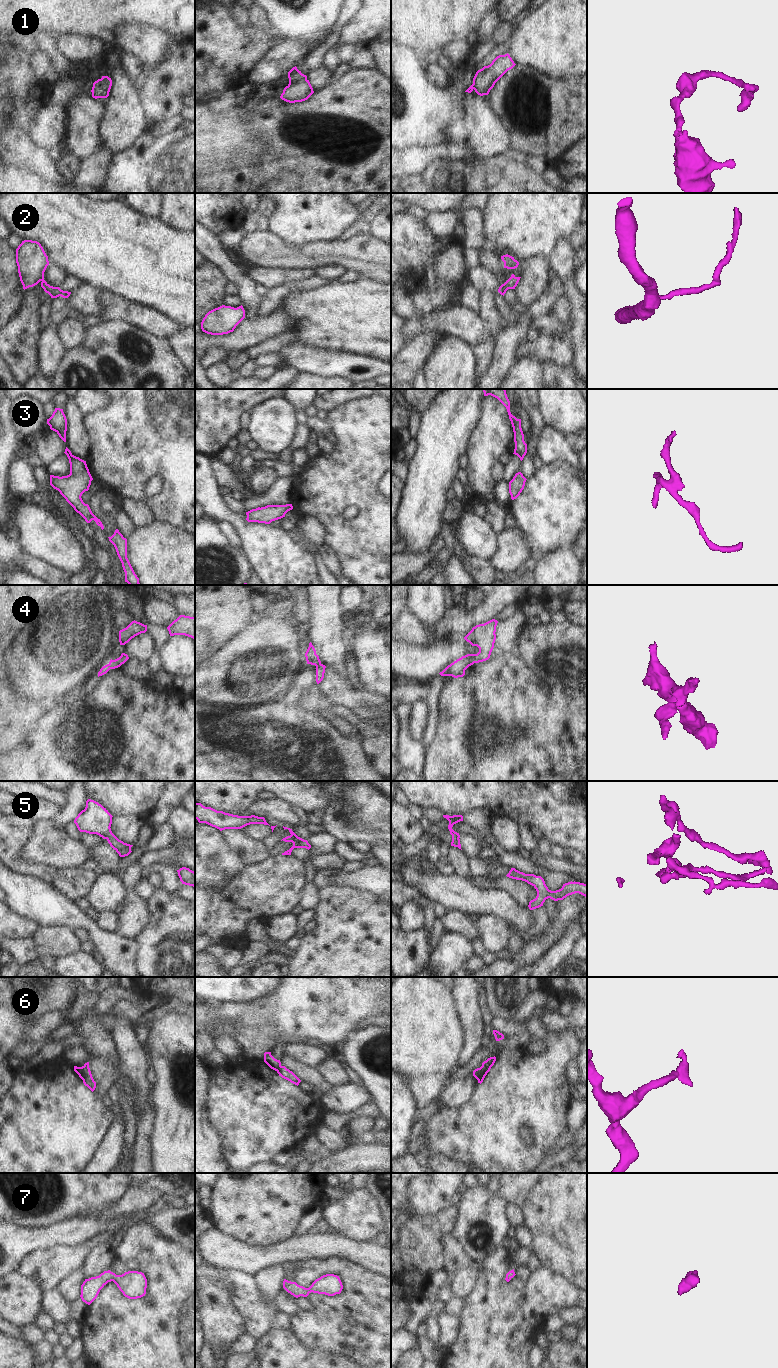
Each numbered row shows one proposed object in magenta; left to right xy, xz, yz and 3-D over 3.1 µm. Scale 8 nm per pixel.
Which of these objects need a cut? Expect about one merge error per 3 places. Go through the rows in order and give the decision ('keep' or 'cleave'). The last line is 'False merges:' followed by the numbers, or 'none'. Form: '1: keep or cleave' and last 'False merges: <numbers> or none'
1: keep
2: keep
3: keep
4: keep
5: keep
6: cleave
7: keep
False merges: 6

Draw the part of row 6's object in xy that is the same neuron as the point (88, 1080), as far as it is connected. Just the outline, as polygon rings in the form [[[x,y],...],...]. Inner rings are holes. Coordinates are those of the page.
[[[89,1062],[85,1063],[82,1066],[82,1070],[83,1070],[83,1083],[85,1086],[87,1086],[92,1092],[95,1090],[96,1088],[96,1082],[94,1081],[90,1068],[89,1068]]]

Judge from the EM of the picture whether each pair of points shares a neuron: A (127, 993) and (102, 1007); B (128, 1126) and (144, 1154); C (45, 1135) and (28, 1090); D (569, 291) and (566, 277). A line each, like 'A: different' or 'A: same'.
A: same
B: different
C: same
D: same

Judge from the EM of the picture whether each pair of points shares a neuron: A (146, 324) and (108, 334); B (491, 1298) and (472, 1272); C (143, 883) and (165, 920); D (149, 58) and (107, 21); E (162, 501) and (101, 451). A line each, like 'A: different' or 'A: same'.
A: different
B: different
C: different
D: different
E: same

